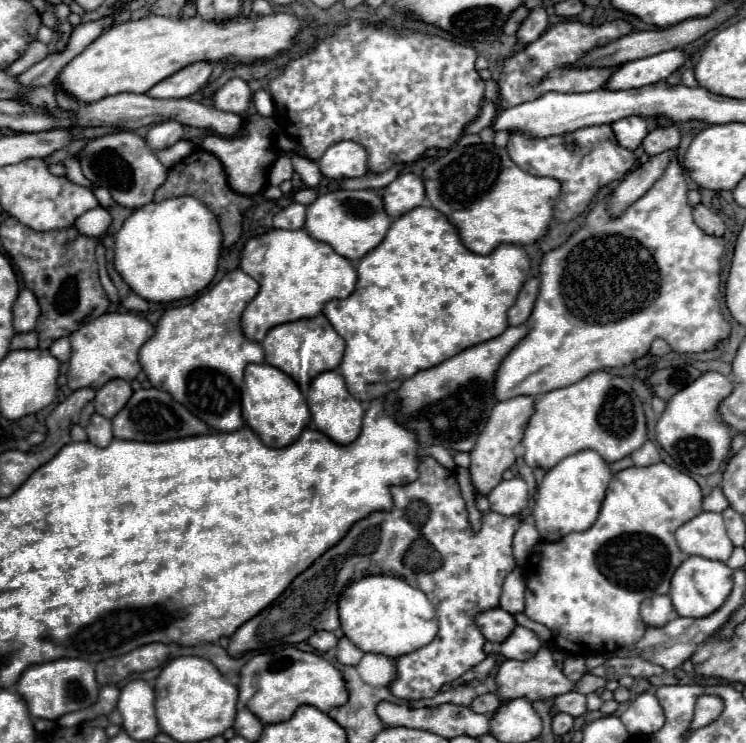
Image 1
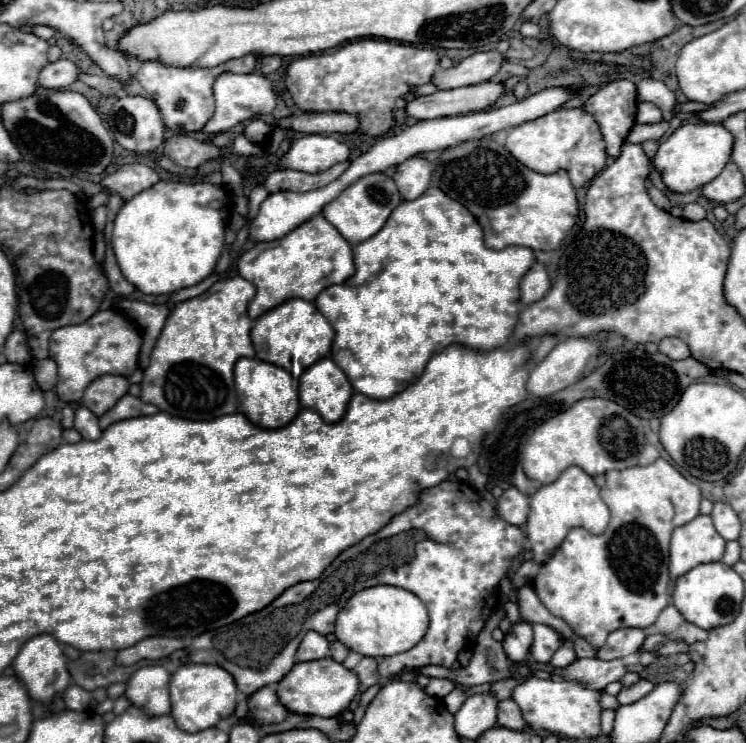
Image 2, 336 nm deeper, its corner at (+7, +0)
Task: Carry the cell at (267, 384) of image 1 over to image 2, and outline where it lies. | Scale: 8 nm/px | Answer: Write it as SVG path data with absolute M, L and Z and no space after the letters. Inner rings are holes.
M239 358L235 364L235 388L239 394L239 410L251 418L257 426L263 428L279 428L287 426L297 412L301 410L299 394L297 394L297 380L293 376L269 362L257 358Z

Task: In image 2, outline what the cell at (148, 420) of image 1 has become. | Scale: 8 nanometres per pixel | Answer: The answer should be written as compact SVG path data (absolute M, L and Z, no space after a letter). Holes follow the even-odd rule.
M125 394L107 414L103 414L103 416L99 418L99 426L101 426L101 430L105 430L107 426L111 426L111 424L115 424L115 422L119 422L119 420L123 420L123 418L137 418L137 416L155 414L155 412L159 412L157 406L147 404L147 402L143 402L141 398L137 398L137 396Z

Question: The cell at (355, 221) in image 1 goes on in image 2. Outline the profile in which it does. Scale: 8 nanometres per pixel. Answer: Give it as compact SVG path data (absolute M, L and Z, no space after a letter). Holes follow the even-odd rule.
M385 172L367 174L367 176L359 178L347 190L343 190L339 198L329 202L323 208L323 216L343 234L343 238L349 244L359 244L359 242L365 242L367 238L371 238L371 234L377 234L383 228L383 222L391 214L391 194L393 194L393 208L395 208L401 202L401 194L399 194L393 178L389 178Z

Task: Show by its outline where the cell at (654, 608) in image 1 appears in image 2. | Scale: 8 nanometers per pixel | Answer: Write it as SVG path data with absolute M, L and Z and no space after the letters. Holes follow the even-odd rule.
M639 628L615 630L607 636L605 644L601 648L597 648L597 658L601 658L601 660L625 658L633 652L639 652L643 640L645 640L645 632Z

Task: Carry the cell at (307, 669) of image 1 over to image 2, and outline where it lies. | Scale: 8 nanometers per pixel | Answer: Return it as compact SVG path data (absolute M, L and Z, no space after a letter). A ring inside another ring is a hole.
M333 658L299 662L283 678L283 682L277 684L279 700L283 702L283 706L287 706L289 712L323 716L323 718L331 718L331 716L337 716L339 712L347 710L351 700L357 696L357 692L359 692L359 678L357 678L357 674L347 670L343 664L335 662Z

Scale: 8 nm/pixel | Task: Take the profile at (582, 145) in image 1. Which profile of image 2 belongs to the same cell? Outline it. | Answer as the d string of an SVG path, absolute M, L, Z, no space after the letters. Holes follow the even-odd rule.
M583 108L555 110L541 118L525 122L511 132L505 146L521 164L535 172L551 174L557 170L567 170L575 188L585 186L605 166L607 160L599 126Z

